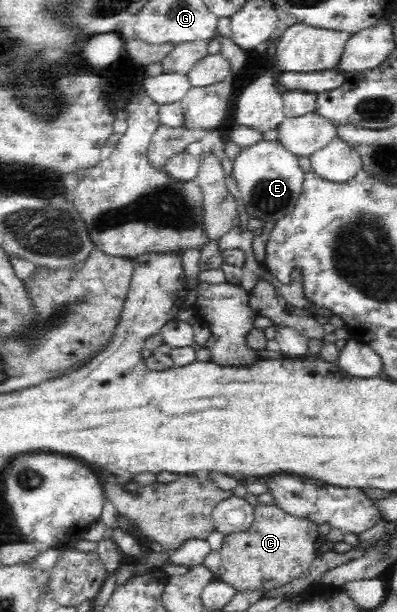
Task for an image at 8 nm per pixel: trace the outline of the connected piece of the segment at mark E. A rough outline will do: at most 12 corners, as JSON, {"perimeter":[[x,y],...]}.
{"perimeter":[[277,141],[241,148],[232,174],[246,213],[293,211],[305,173]]}

